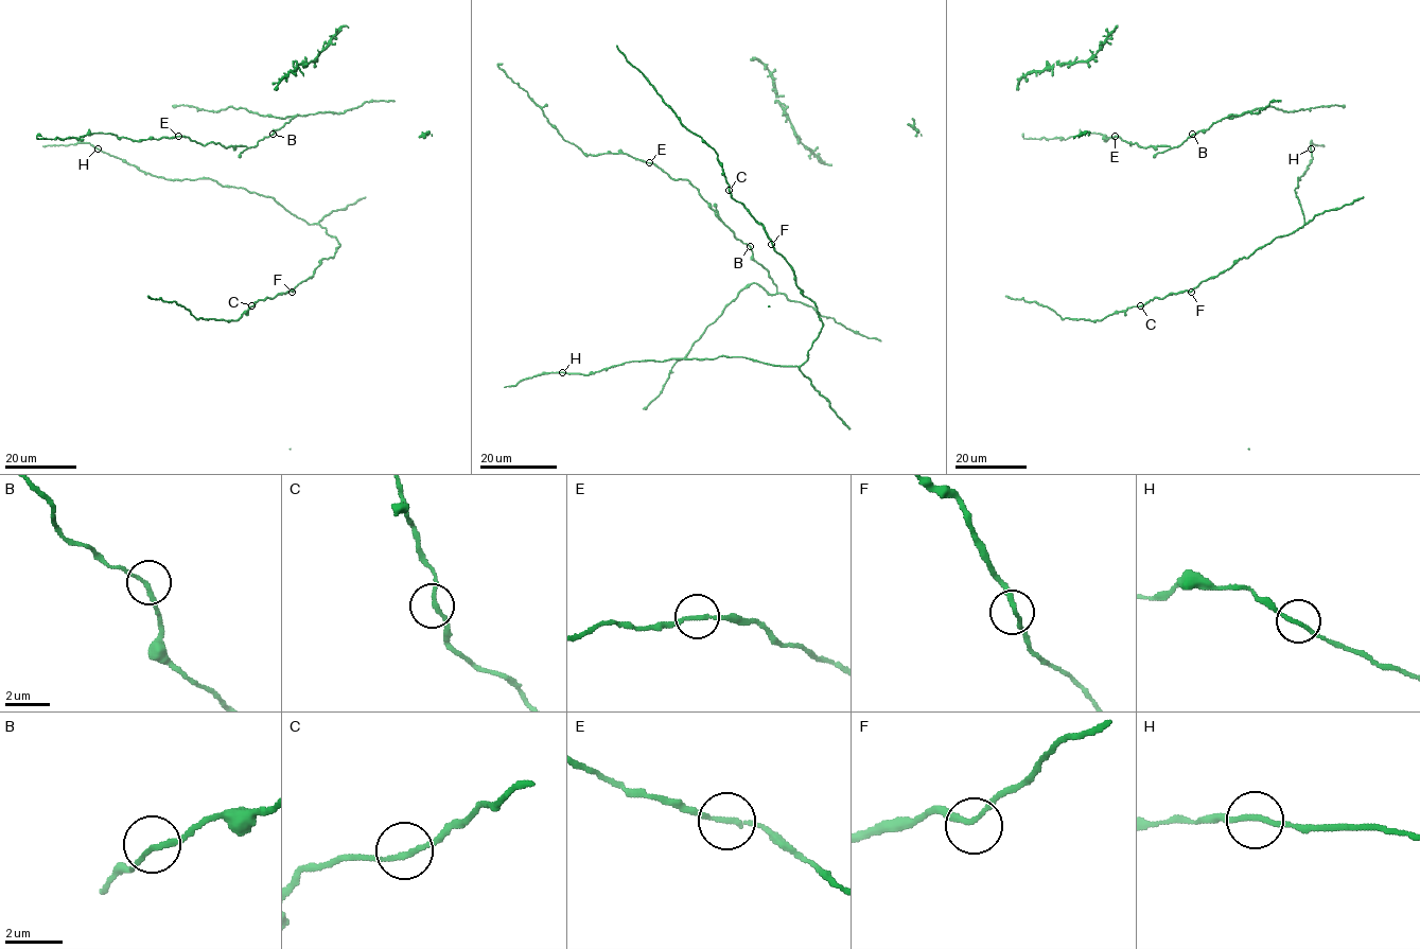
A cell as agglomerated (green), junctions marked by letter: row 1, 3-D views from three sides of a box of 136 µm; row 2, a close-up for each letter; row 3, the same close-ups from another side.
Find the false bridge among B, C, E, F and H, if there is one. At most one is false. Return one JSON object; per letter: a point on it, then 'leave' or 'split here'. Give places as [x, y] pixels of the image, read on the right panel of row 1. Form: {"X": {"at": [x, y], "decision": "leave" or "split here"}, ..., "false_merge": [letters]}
{"B": {"at": [1192, 134], "decision": "leave"}, "C": {"at": [1140, 305], "decision": "leave"}, "E": {"at": [1115, 136], "decision": "leave"}, "F": {"at": [1191, 292], "decision": "leave"}, "H": {"at": [1311, 148], "decision": "leave"}, "false_merge": []}

